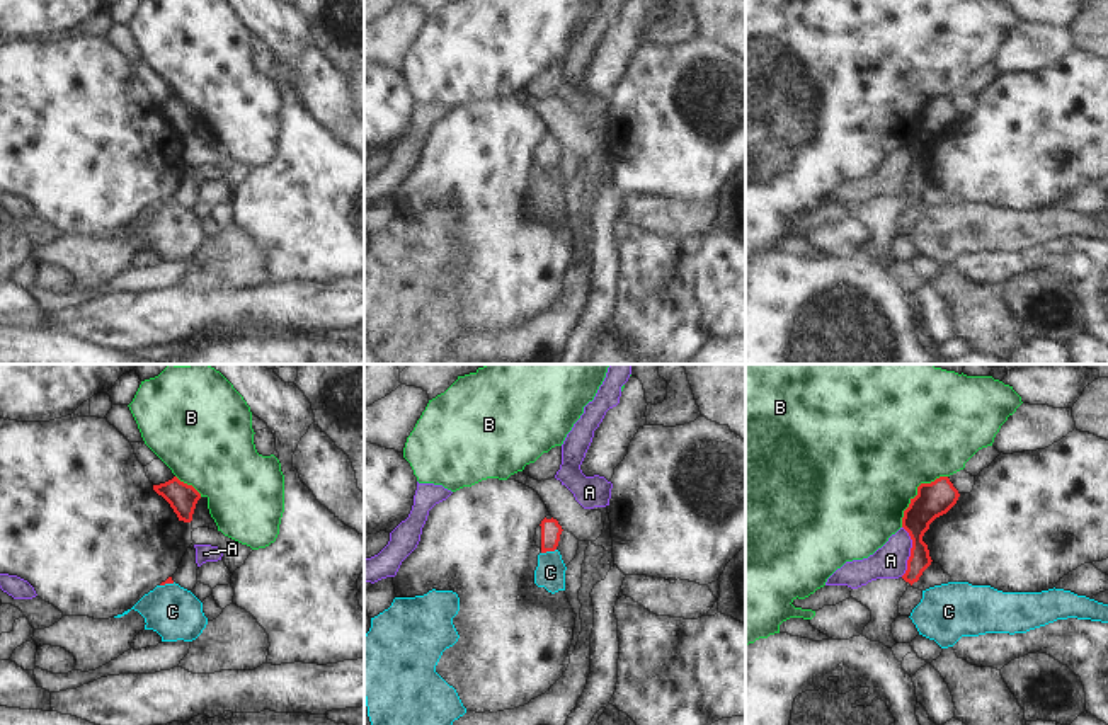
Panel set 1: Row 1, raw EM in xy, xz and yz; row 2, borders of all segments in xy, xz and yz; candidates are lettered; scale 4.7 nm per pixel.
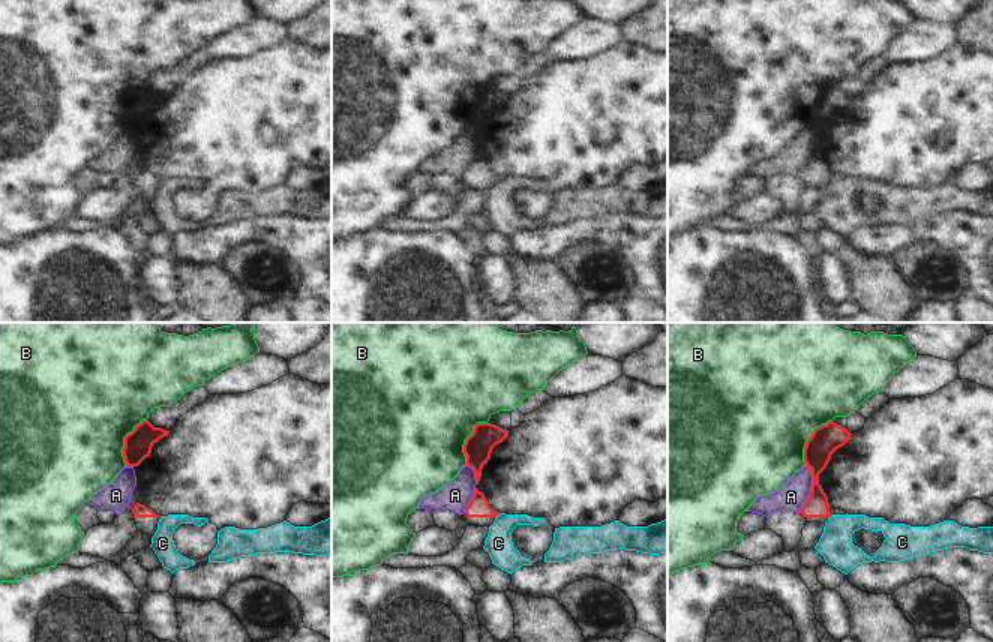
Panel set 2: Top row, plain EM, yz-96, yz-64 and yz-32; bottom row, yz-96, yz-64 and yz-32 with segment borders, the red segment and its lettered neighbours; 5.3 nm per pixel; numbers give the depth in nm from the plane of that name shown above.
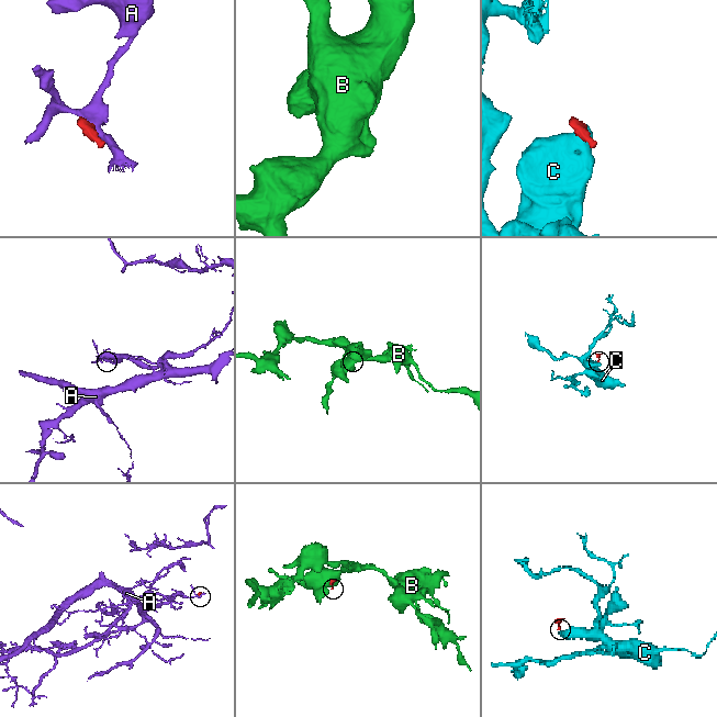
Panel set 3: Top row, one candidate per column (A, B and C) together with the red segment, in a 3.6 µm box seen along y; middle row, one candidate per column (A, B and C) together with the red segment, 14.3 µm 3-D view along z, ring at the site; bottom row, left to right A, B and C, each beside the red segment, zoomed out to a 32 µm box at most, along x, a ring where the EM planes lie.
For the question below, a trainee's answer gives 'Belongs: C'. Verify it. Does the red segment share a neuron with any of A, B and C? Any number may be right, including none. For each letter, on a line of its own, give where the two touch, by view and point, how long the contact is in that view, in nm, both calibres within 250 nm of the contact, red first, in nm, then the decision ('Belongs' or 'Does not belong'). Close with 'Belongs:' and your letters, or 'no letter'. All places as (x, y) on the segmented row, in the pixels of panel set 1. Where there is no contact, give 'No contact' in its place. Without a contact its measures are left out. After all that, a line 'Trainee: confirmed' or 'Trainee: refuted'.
A: Touches red at yz (911, 552). Shared border 240 nm. Thickness 150 nm (red) against 160 nm. Does not belong
B: Touches red at yz (918, 492). Shared border 340 nm. Thickness 160 nm (red) against 480 nm. Does not belong
C: Touches red at xz (548, 550). Shared border 80 nm. Thickness 100 nm (red) against 140 nm. Does not belong
Belongs: no letter.
Trainee: refuted

